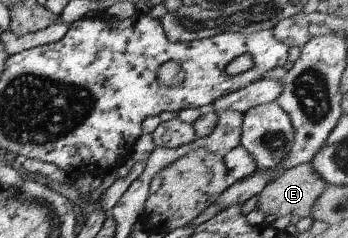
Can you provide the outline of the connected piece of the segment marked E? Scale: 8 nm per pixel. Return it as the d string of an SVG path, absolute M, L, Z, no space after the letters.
M303 163L283 173L267 183L258 194L256 209L264 216L275 215L283 218L297 215L299 218L309 217L317 197L329 189L311 167L311 163Z

